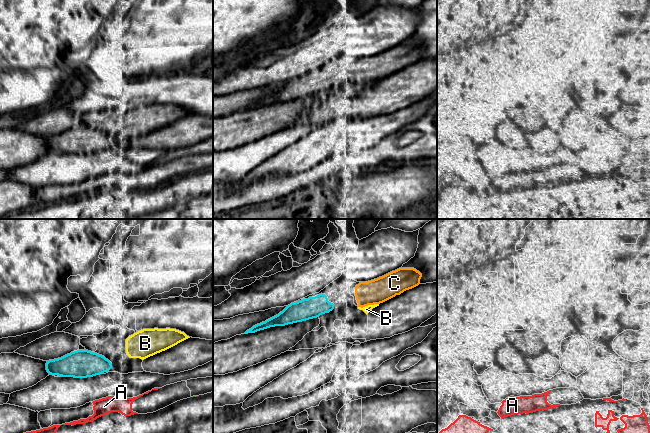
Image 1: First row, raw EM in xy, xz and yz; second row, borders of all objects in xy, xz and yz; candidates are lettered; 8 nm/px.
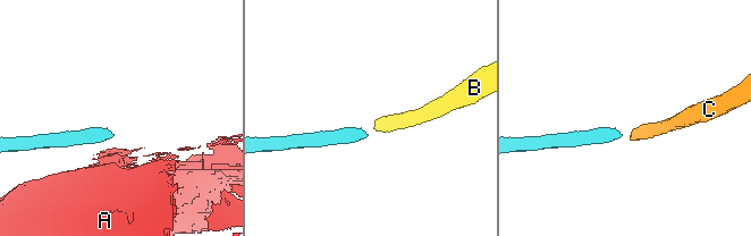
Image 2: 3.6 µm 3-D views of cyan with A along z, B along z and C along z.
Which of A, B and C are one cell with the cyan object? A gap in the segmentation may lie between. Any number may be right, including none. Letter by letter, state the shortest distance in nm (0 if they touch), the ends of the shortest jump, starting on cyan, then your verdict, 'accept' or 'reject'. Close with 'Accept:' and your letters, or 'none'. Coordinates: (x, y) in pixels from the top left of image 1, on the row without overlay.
A: 190 nm apart; from cyan across xy (99, 150), (108, 172); reject
B: 150 nm apart; from cyan across xy (111, 139), (127, 130); reject
C: 190 nm apart; from cyan across xz (333, 80), (356, 75); accept
Accept: C

